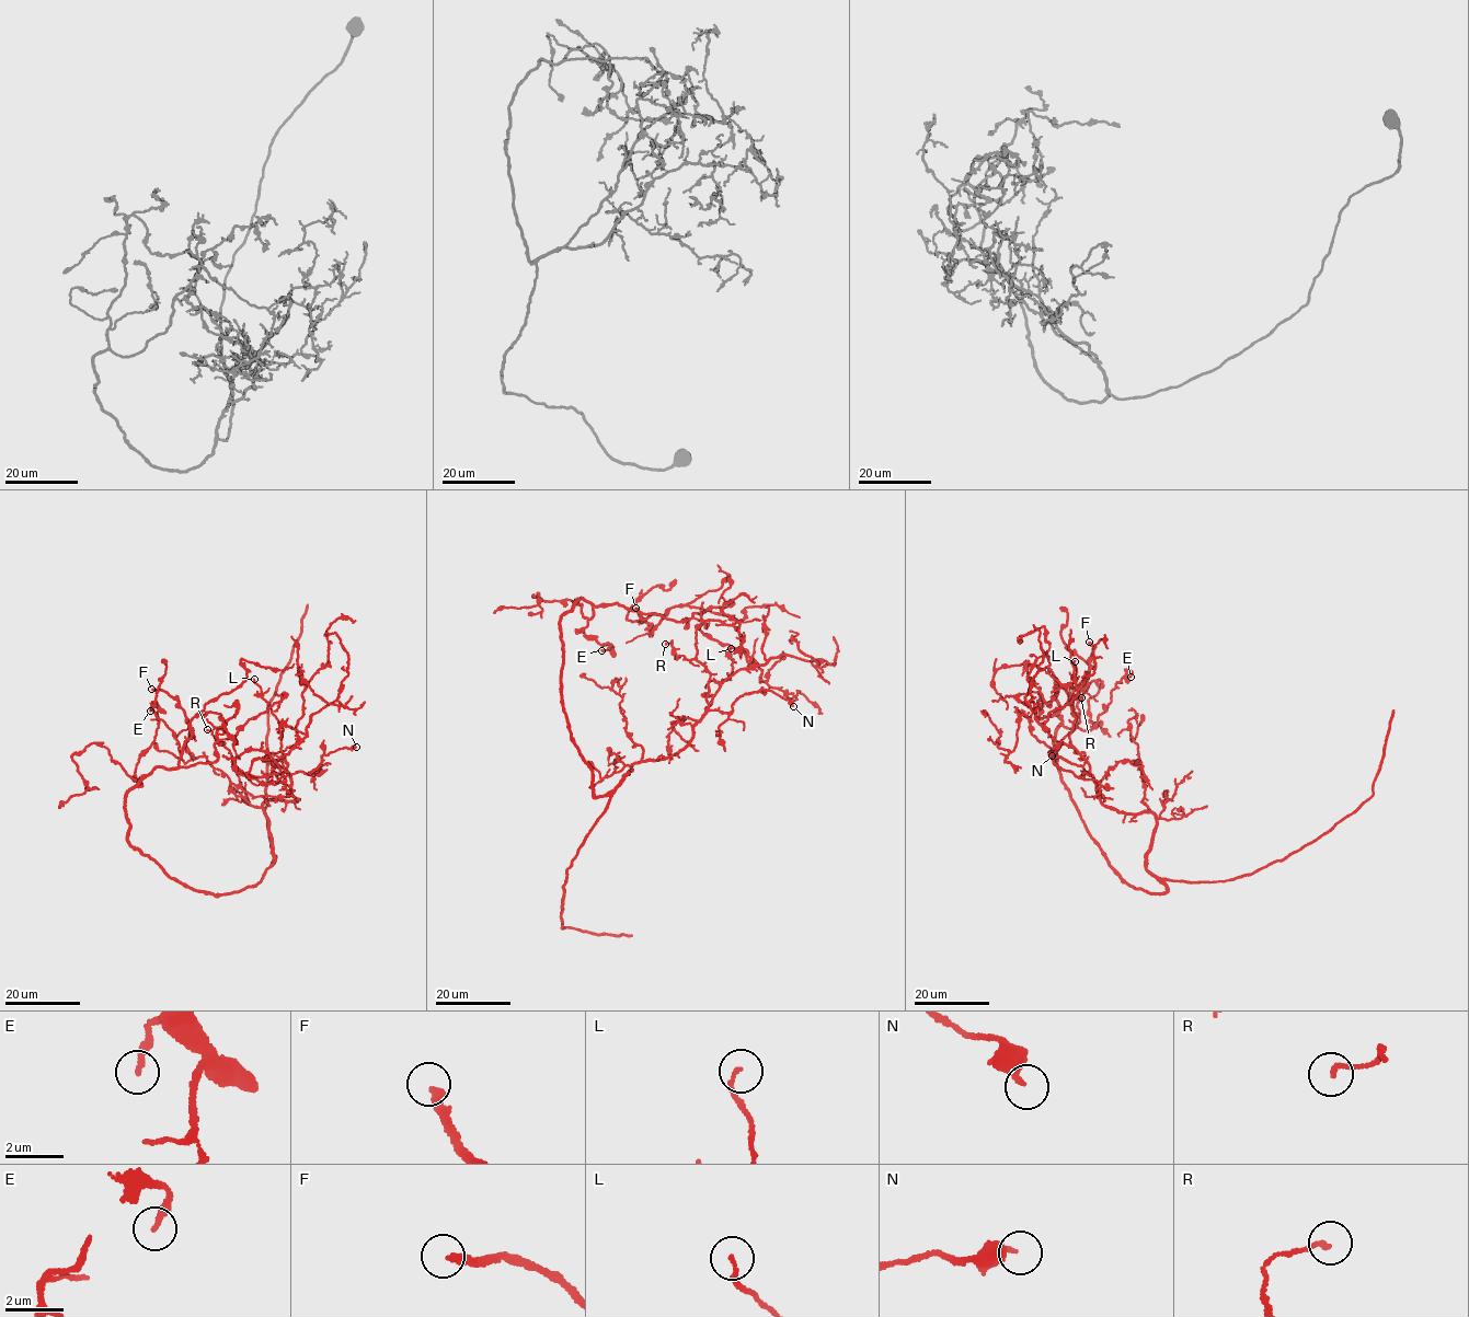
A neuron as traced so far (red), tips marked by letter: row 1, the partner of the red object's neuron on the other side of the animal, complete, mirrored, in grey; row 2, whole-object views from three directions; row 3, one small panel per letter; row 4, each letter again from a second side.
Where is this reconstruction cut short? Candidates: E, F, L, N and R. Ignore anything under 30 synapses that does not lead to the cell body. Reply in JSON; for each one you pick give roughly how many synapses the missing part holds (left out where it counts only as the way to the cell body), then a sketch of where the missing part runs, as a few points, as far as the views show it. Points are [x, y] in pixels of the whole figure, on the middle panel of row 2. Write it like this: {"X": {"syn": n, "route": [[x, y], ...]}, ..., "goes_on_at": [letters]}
{"F": {"syn": 80, "route": [[635, 608], [630, 593], [638, 589], [667, 610], [669, 620], [664, 625], [642, 621], [641, 645]]}, "goes_on_at": ["F"]}

